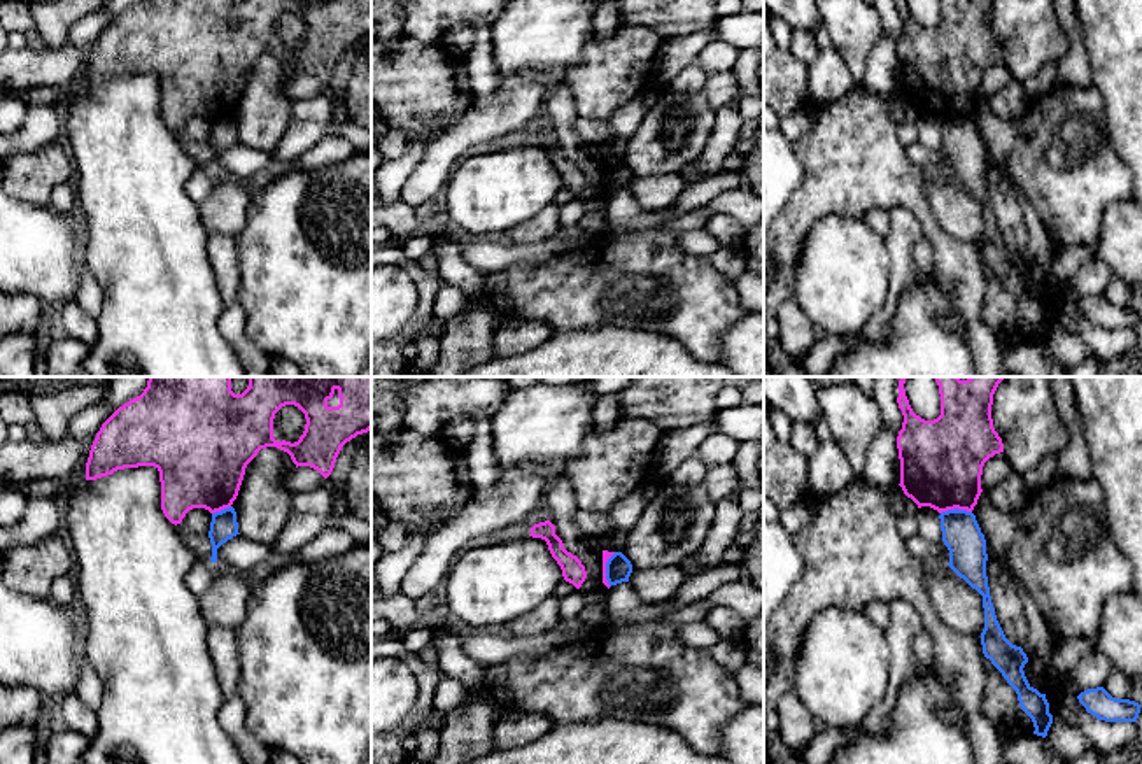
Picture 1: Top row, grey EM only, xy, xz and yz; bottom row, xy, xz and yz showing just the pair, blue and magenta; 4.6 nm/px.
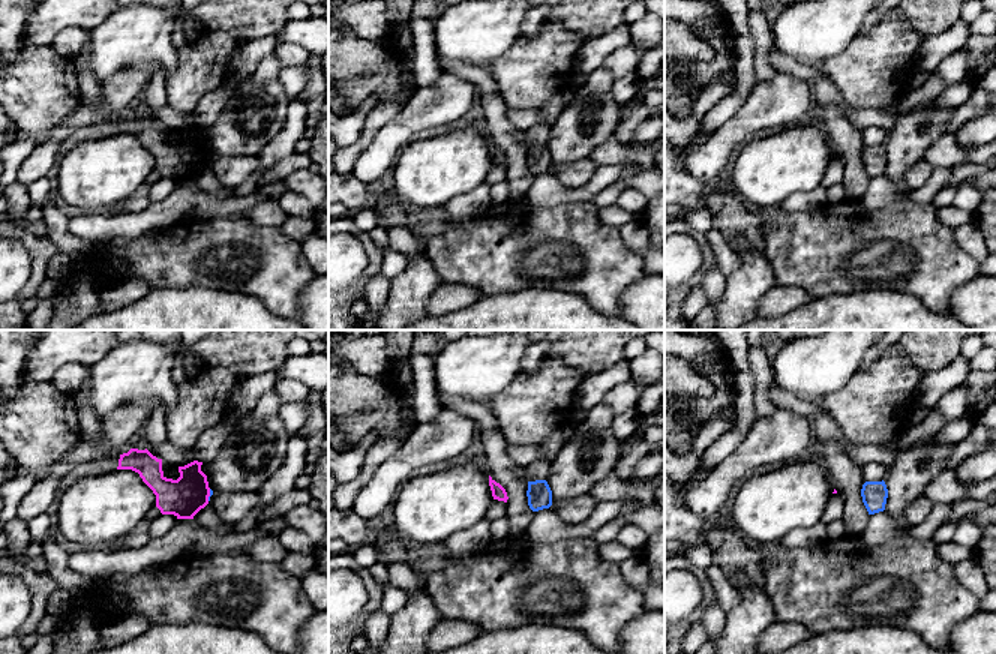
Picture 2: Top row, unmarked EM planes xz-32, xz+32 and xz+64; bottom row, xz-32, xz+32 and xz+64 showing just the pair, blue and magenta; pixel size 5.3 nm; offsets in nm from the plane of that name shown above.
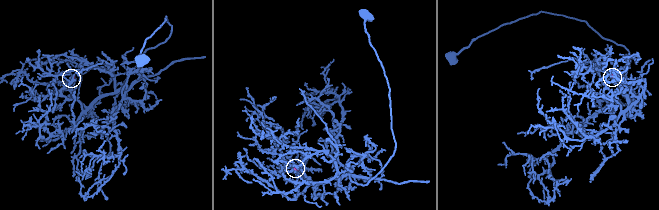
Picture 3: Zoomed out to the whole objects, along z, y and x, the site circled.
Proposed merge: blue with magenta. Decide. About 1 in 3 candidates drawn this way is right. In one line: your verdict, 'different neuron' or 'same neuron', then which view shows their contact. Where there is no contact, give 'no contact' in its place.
different neuron | xz

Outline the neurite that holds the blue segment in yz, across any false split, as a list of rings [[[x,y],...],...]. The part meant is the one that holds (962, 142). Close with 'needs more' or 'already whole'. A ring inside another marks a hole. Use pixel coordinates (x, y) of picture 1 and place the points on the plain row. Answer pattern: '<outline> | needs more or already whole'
[[[948,117],[939,123],[942,149],[949,158],[949,175],[983,203],[984,237],[981,240],[983,261],[1016,298],[1021,317],[1033,329],[1033,342],[1046,345],[1053,331],[1046,301],[1033,296],[1025,284],[1026,261],[1012,252],[995,223],[986,184],[986,147],[967,117]]] | already whole

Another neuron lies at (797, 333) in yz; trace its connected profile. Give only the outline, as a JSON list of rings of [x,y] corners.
[[[790,298],[778,307],[776,321],[779,326],[776,340],[790,359],[790,368],[781,377],[807,377],[800,359],[820,336],[818,329],[802,312],[795,298]]]

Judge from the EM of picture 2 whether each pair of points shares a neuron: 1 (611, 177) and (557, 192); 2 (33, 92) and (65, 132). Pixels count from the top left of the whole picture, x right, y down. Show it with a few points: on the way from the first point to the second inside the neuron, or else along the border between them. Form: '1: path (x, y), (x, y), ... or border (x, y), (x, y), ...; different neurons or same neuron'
1: path (597, 183), (585, 194), (570, 194); same neuron
2: border (80, 99), (77, 107), (38, 143); different neurons

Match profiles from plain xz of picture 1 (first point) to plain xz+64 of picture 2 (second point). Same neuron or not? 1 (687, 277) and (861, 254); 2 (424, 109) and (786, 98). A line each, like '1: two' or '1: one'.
1: one
2: two

